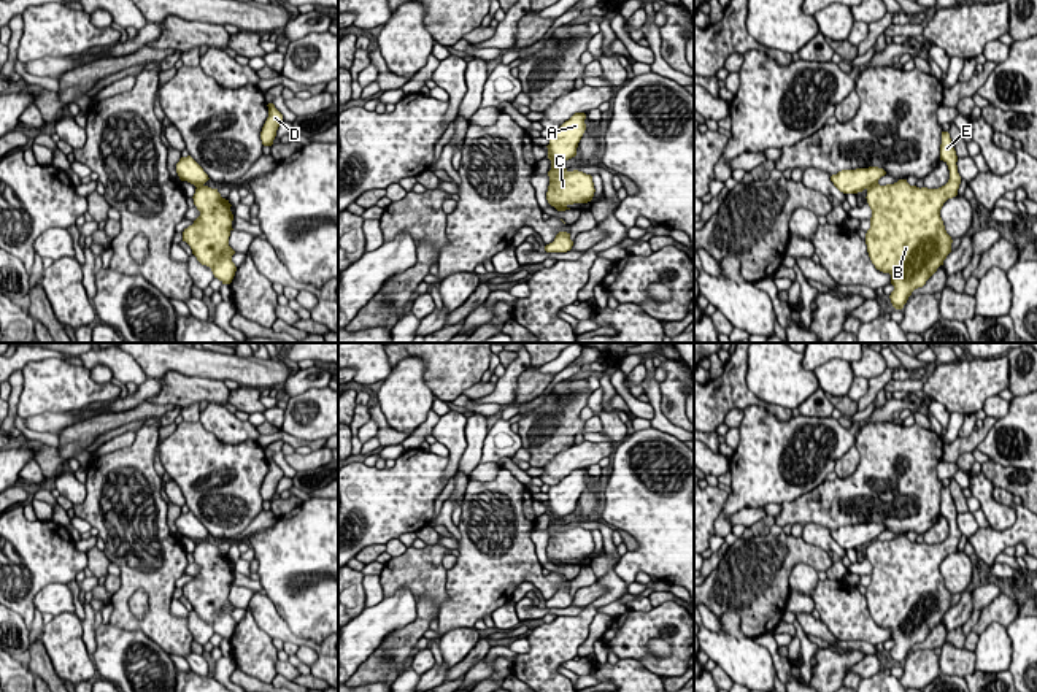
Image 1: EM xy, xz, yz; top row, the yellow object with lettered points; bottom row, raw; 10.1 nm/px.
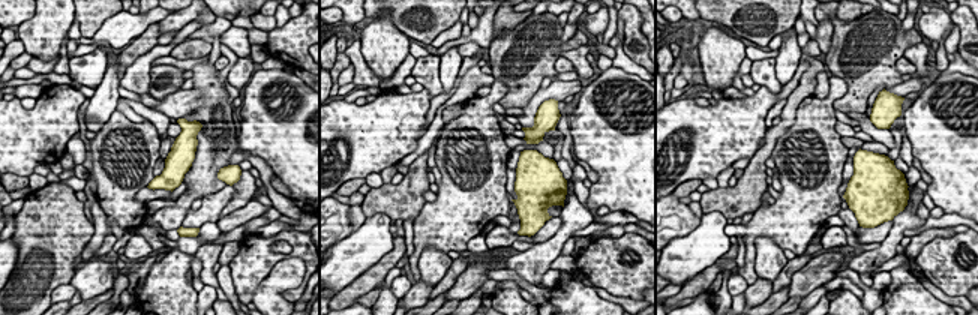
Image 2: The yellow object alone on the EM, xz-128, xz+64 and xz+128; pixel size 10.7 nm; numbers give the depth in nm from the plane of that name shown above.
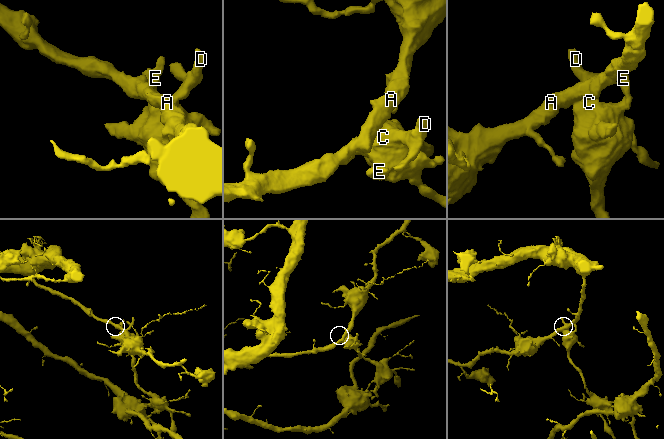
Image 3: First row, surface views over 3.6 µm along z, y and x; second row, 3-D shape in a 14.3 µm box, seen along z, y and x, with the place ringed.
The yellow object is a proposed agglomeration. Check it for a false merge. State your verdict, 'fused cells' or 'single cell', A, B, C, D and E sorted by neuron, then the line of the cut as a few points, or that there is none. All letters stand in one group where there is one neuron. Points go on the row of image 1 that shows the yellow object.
fused cells; groups A / B C D E; cut xz (562, 162), (551, 169)

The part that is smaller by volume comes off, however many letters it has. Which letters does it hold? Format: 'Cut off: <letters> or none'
Cut off: B, C, D, E

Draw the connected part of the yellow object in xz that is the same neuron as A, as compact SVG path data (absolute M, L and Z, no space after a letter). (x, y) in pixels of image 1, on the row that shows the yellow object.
M575 113L559 129L549 130L546 148L551 168L576 156L578 143L586 130L584 119L584 113Z

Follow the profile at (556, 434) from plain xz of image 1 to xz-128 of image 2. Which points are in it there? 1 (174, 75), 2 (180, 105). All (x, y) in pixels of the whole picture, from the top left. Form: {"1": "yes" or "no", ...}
{"1": "yes", "2": "no"}

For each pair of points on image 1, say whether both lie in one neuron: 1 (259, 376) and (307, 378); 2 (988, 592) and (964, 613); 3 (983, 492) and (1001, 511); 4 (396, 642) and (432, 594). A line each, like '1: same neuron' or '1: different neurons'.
1: different neurons
2: same neuron
3: same neuron
4: same neuron

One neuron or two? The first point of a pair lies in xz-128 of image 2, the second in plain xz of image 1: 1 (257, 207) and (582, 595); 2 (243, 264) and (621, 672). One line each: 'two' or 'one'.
1: one
2: two

